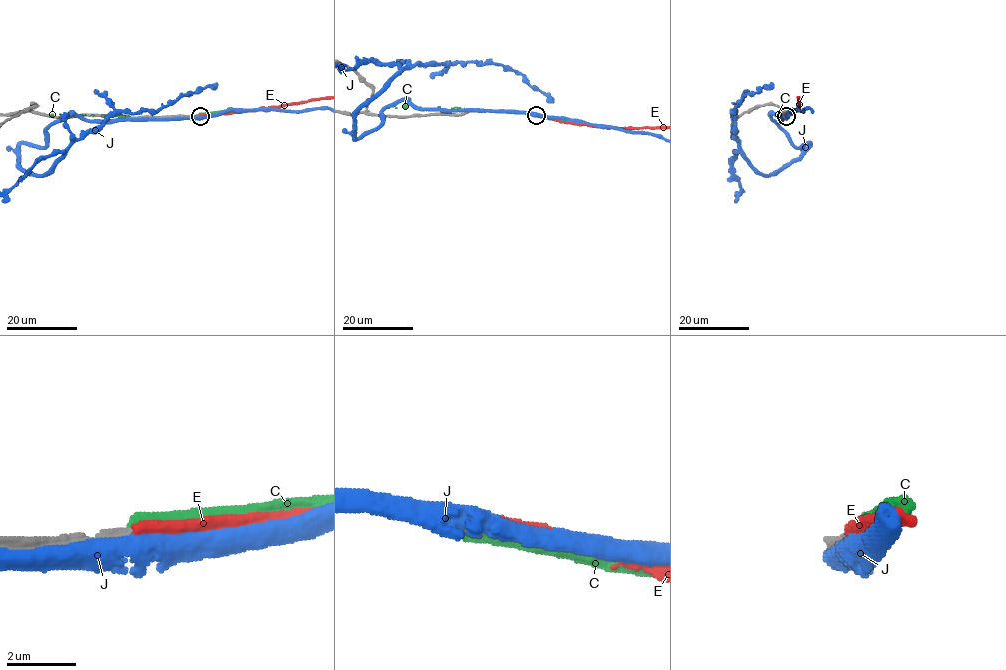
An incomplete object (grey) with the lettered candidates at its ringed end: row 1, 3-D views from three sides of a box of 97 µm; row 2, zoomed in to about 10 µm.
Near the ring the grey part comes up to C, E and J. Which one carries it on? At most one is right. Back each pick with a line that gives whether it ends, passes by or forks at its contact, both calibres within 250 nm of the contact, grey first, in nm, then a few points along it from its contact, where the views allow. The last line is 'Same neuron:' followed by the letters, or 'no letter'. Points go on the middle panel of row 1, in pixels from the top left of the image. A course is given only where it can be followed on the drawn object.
Same neuron: no letter

